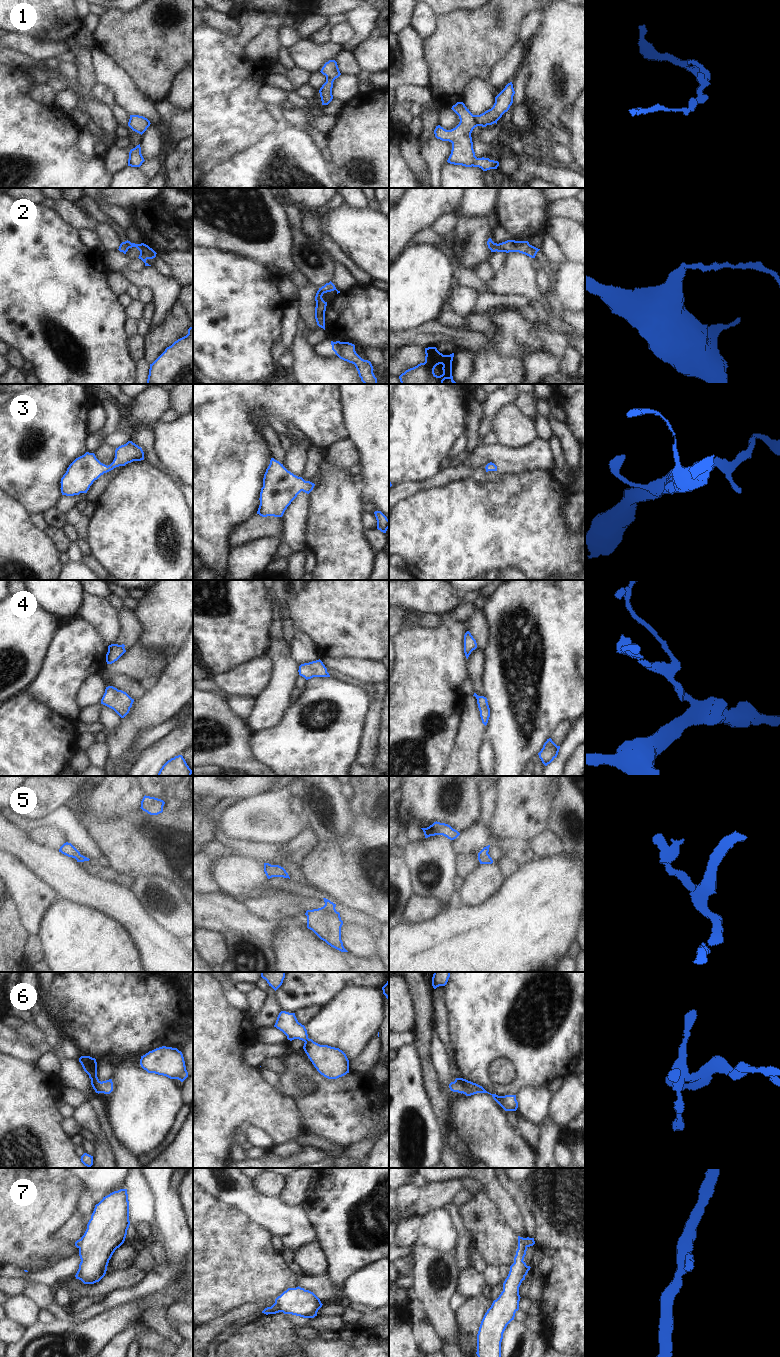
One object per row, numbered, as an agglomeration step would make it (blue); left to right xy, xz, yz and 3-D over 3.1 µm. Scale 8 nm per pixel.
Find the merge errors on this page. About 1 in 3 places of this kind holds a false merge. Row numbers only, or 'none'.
2, 7

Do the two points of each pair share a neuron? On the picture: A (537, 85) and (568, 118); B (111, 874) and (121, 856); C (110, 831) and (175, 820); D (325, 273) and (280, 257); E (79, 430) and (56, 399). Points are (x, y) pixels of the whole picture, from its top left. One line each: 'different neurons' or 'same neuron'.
A: different neurons
B: different neurons
C: same neuron
D: different neurons
E: same neuron

